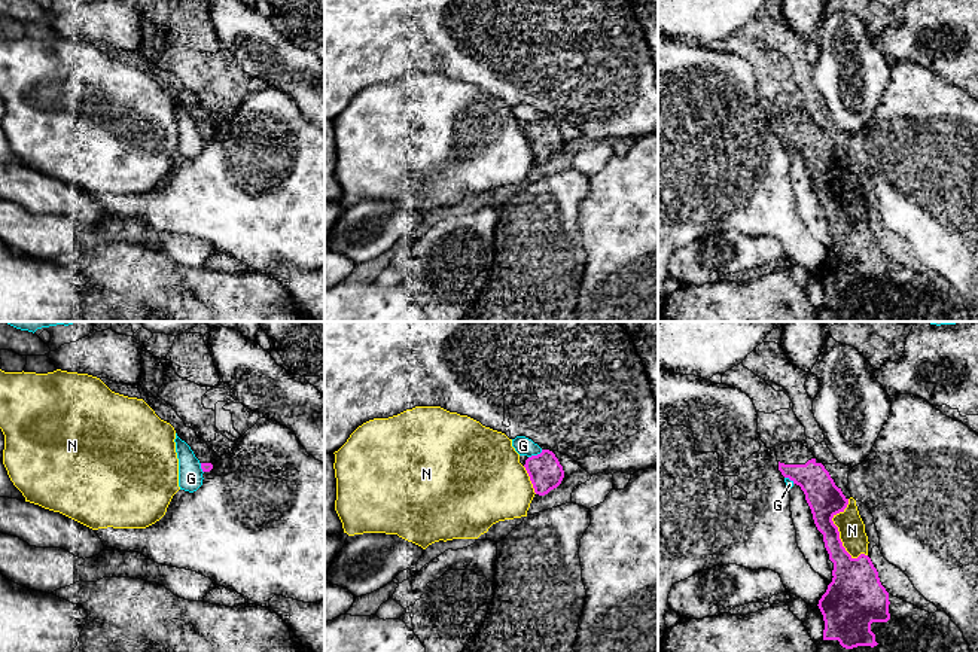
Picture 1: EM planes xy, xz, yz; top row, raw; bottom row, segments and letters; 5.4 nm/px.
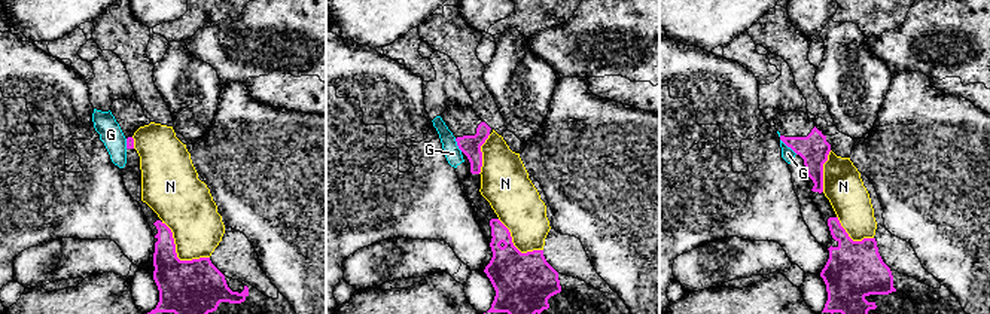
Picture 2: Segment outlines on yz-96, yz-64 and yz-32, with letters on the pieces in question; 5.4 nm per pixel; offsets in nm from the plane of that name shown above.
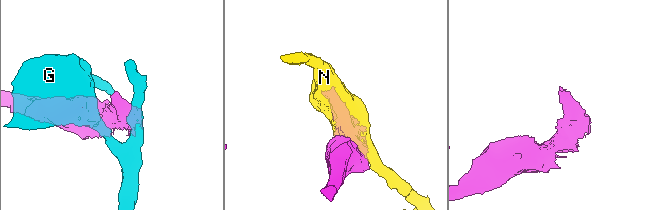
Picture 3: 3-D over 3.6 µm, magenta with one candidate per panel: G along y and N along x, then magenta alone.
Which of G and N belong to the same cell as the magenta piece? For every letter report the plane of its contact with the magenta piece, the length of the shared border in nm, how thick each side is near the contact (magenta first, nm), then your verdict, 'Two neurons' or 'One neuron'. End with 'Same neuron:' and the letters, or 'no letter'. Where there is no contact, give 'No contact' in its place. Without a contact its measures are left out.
G: Touches magenta in xz. Shared border 90 nm. Thickness 180 nm (magenta) against 100 nm. Two neurons
N: Touches magenta in yz. Shared border 340 nm. Thickness 190 nm (magenta) against 140 nm. Two neurons
Same neuron: no letter

